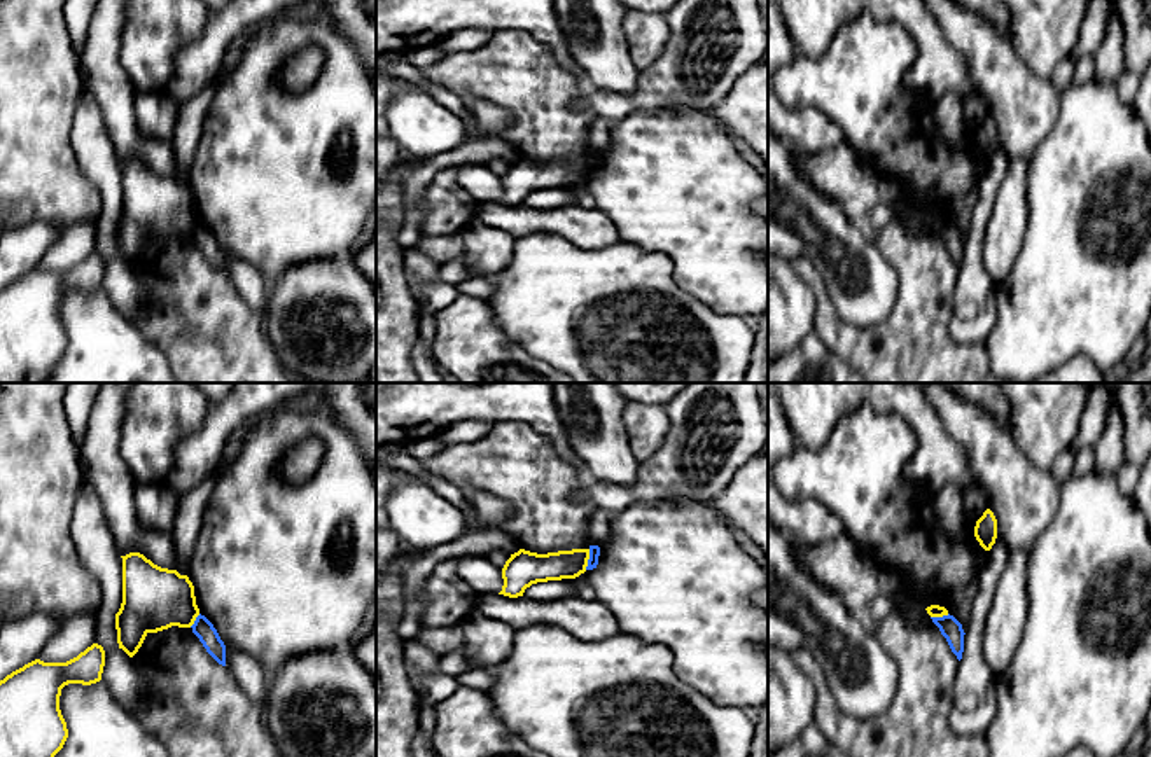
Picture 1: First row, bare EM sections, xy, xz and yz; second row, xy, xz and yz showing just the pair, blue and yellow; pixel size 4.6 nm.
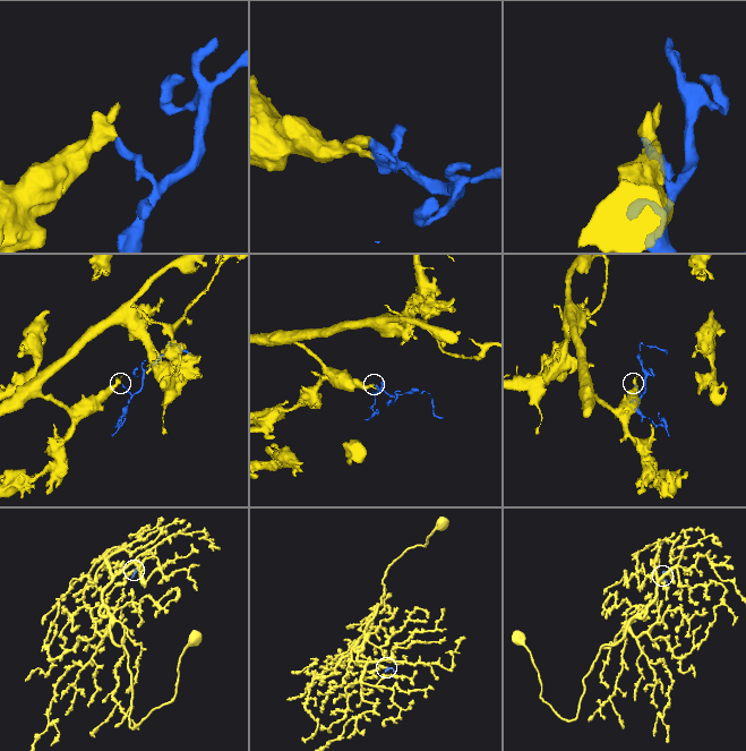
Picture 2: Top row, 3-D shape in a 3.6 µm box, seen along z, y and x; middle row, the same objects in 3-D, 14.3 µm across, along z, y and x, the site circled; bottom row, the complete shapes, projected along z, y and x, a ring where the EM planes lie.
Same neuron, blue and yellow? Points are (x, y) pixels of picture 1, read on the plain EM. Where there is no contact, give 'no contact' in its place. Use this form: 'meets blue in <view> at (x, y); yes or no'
meets blue in xz at (588, 168); no

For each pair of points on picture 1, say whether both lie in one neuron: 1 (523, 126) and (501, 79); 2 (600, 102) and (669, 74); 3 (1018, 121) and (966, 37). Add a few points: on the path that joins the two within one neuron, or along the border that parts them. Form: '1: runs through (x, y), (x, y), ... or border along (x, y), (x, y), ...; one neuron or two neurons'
1: runs through (523, 114), (523, 102), (513, 91); one neuron
2: runs through (618, 104), (630, 104), (651, 91); one neuron
3: runs through (1018, 100), (987, 67), (987, 58); one neuron

